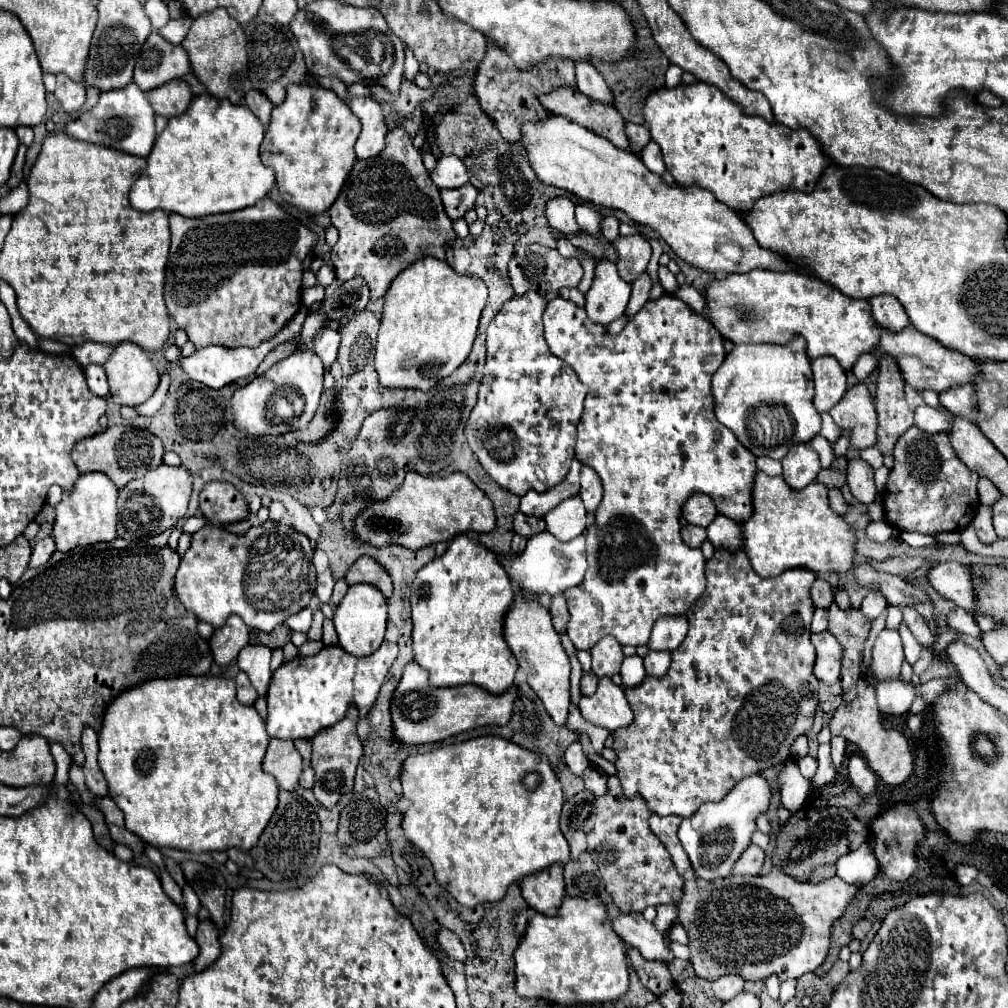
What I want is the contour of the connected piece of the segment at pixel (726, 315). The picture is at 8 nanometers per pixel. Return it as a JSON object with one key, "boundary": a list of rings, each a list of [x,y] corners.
{"boundary":[[[752,270],[752,272],[746,272],[746,274],[728,274],[726,278],[716,278],[712,282],[706,284],[704,288],[704,300],[706,300],[706,318],[710,320],[710,324],[722,334],[722,338],[734,342],[734,344],[788,344],[794,336],[802,336],[806,340],[806,354],[810,360],[814,358],[820,358],[820,356],[834,356],[840,366],[848,372],[854,368],[856,360],[860,354],[872,354],[880,342],[880,326],[876,324],[876,320],[872,318],[872,306],[868,300],[856,300],[856,298],[848,298],[844,296],[840,290],[832,288],[830,284],[818,280],[816,276],[810,276],[810,274],[804,274],[804,272],[774,272],[774,270]]]}

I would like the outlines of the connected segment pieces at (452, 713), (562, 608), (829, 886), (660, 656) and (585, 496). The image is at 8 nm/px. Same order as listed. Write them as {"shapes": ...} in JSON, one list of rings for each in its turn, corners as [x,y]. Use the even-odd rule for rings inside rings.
{"shapes":[[[[410,662],[402,674],[400,686],[396,688],[396,694],[392,698],[392,724],[396,736],[404,744],[430,744],[440,742],[448,736],[460,734],[470,728],[486,726],[486,724],[508,724],[514,712],[514,700],[518,698],[518,688],[512,686],[504,694],[490,694],[484,688],[476,684],[462,684],[452,688],[432,688],[428,684],[428,672],[416,664]]],[[[556,594],[552,596],[552,602],[548,606],[548,612],[552,616],[552,624],[554,628],[560,632],[560,634],[566,634],[564,626],[568,622],[568,608],[566,608],[566,602],[564,602],[564,596],[562,594]]],[[[652,814],[650,826],[656,836],[662,840],[666,850],[670,852],[676,870],[684,876],[684,898],[680,902],[680,924],[688,932],[694,970],[700,978],[716,980],[722,974],[740,974],[744,980],[766,980],[768,976],[776,974],[782,982],[788,978],[800,978],[806,972],[814,972],[826,958],[830,946],[830,930],[832,924],[842,916],[848,902],[856,896],[856,888],[844,884],[840,878],[830,878],[820,884],[812,882],[796,882],[788,878],[782,870],[772,868],[768,876],[736,876],[730,874],[728,878],[718,878],[712,882],[702,880],[684,852],[678,840],[678,826],[682,818],[678,816],[658,816]]],[[[656,650],[656,652],[648,652],[648,656],[644,658],[644,666],[648,676],[664,676],[670,668],[670,654],[664,650]]],[[[582,466],[580,470],[580,494],[578,494],[586,506],[588,512],[594,512],[602,498],[602,486],[600,478],[596,478],[596,472],[588,466]]]]}

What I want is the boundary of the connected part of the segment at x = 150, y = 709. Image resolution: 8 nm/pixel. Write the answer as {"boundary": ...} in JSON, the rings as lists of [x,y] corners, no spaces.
{"boundary":[[[180,676],[180,678],[156,678],[150,682],[142,682],[138,686],[132,686],[118,694],[116,698],[110,700],[110,704],[104,710],[104,722],[98,732],[98,762],[100,768],[108,780],[108,792],[110,798],[120,806],[124,812],[124,824],[126,830],[132,834],[144,838],[146,844],[152,844],[156,848],[160,846],[170,846],[178,850],[188,850],[188,852],[212,852],[212,850],[228,850],[228,848],[240,848],[244,852],[252,850],[266,828],[270,816],[276,810],[278,802],[278,784],[272,776],[262,772],[262,758],[266,754],[268,746],[268,734],[264,720],[252,706],[244,706],[236,700],[236,684],[232,678],[222,678],[222,676]]]}

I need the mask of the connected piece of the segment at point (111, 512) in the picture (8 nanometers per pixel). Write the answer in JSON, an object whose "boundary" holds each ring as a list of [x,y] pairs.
{"boundary":[[[102,472],[80,474],[74,488],[64,490],[60,504],[56,504],[54,518],[54,542],[60,552],[68,552],[76,546],[90,546],[98,542],[112,542],[116,538],[116,522],[118,522],[118,488],[114,482]]]}

